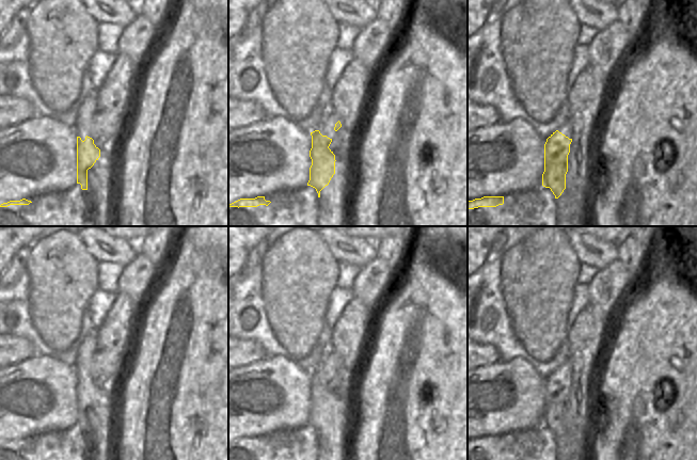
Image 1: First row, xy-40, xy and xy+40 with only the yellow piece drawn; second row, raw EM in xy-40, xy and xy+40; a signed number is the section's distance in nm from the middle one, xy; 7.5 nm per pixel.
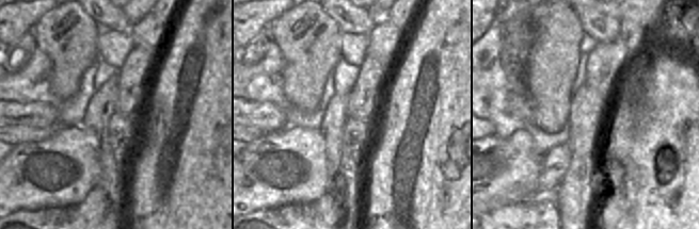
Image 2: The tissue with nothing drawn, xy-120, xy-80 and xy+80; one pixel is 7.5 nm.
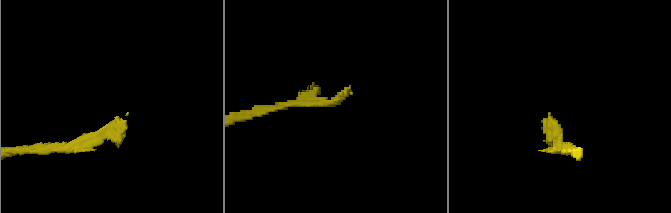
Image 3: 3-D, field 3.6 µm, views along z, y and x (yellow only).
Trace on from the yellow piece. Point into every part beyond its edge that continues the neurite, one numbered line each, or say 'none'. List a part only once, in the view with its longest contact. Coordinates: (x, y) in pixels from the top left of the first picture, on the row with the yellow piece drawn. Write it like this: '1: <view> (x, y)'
1: xy-40 (107, 127)

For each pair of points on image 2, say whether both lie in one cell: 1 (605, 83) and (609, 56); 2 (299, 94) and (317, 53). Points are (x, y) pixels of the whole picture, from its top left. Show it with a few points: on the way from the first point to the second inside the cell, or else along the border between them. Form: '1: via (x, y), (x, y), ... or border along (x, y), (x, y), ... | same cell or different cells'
1: via (605, 77), (606, 63) | same cell
2: via (303, 84), (307, 63) | same cell

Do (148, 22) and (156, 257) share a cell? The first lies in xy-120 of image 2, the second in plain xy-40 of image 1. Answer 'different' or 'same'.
different

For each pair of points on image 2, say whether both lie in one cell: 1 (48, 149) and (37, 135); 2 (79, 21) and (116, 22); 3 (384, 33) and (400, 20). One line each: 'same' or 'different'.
1: different
2: different
3: different

